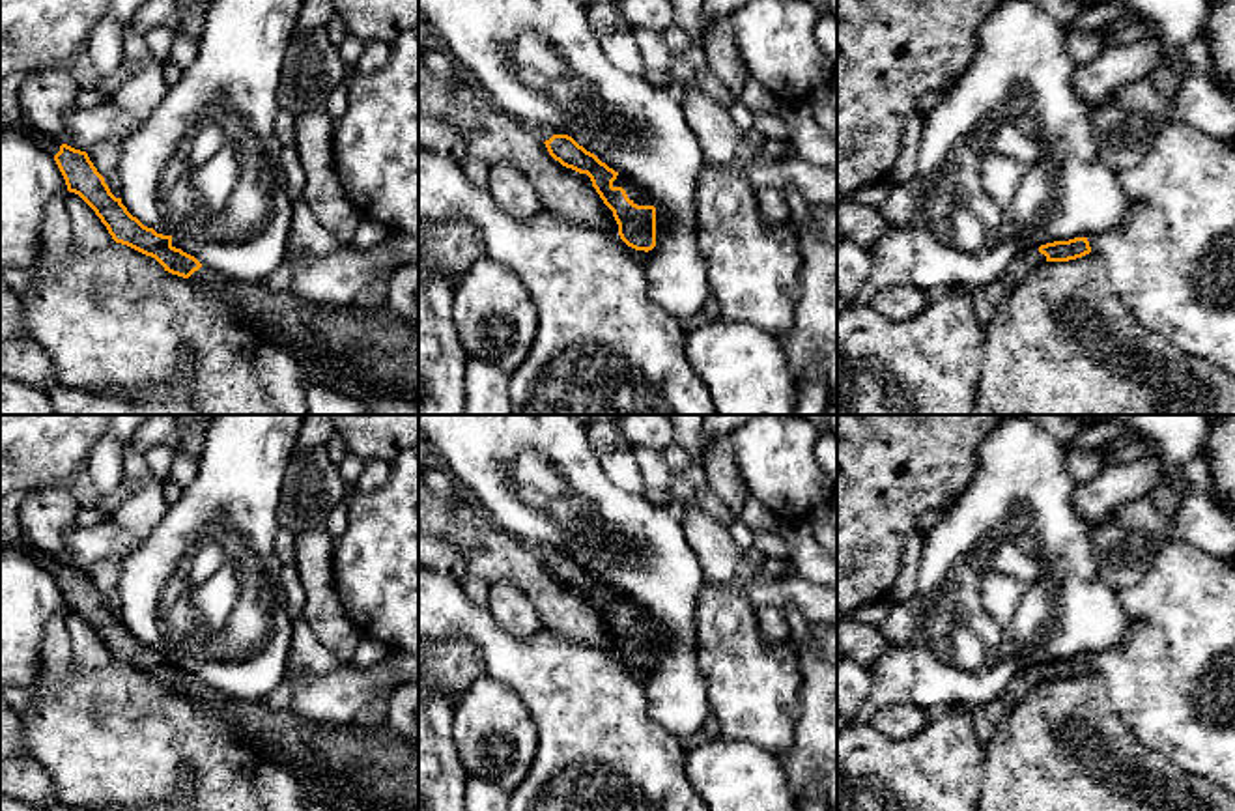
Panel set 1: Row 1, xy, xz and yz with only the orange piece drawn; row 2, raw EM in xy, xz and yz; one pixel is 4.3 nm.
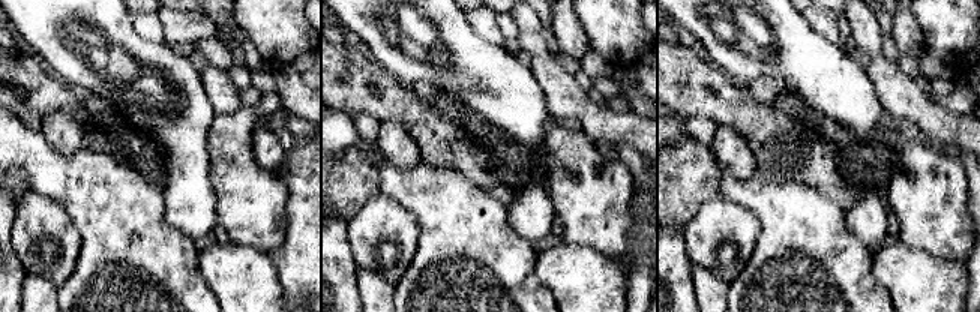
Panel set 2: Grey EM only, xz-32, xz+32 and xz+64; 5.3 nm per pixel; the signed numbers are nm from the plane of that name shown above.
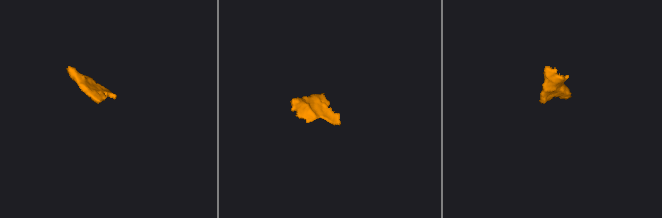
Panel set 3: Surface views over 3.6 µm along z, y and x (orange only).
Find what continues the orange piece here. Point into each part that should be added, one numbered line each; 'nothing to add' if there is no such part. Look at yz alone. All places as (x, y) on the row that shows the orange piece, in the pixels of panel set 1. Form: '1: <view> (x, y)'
1: yz (987, 299)

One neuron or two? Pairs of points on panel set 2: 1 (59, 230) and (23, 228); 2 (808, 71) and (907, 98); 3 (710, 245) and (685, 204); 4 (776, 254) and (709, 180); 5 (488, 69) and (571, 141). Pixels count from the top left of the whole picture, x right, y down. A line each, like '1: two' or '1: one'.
1: one
2: two
3: two
4: two
5: two

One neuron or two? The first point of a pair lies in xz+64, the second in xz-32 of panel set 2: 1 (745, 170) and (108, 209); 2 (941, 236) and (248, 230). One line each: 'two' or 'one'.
1: two
2: one

